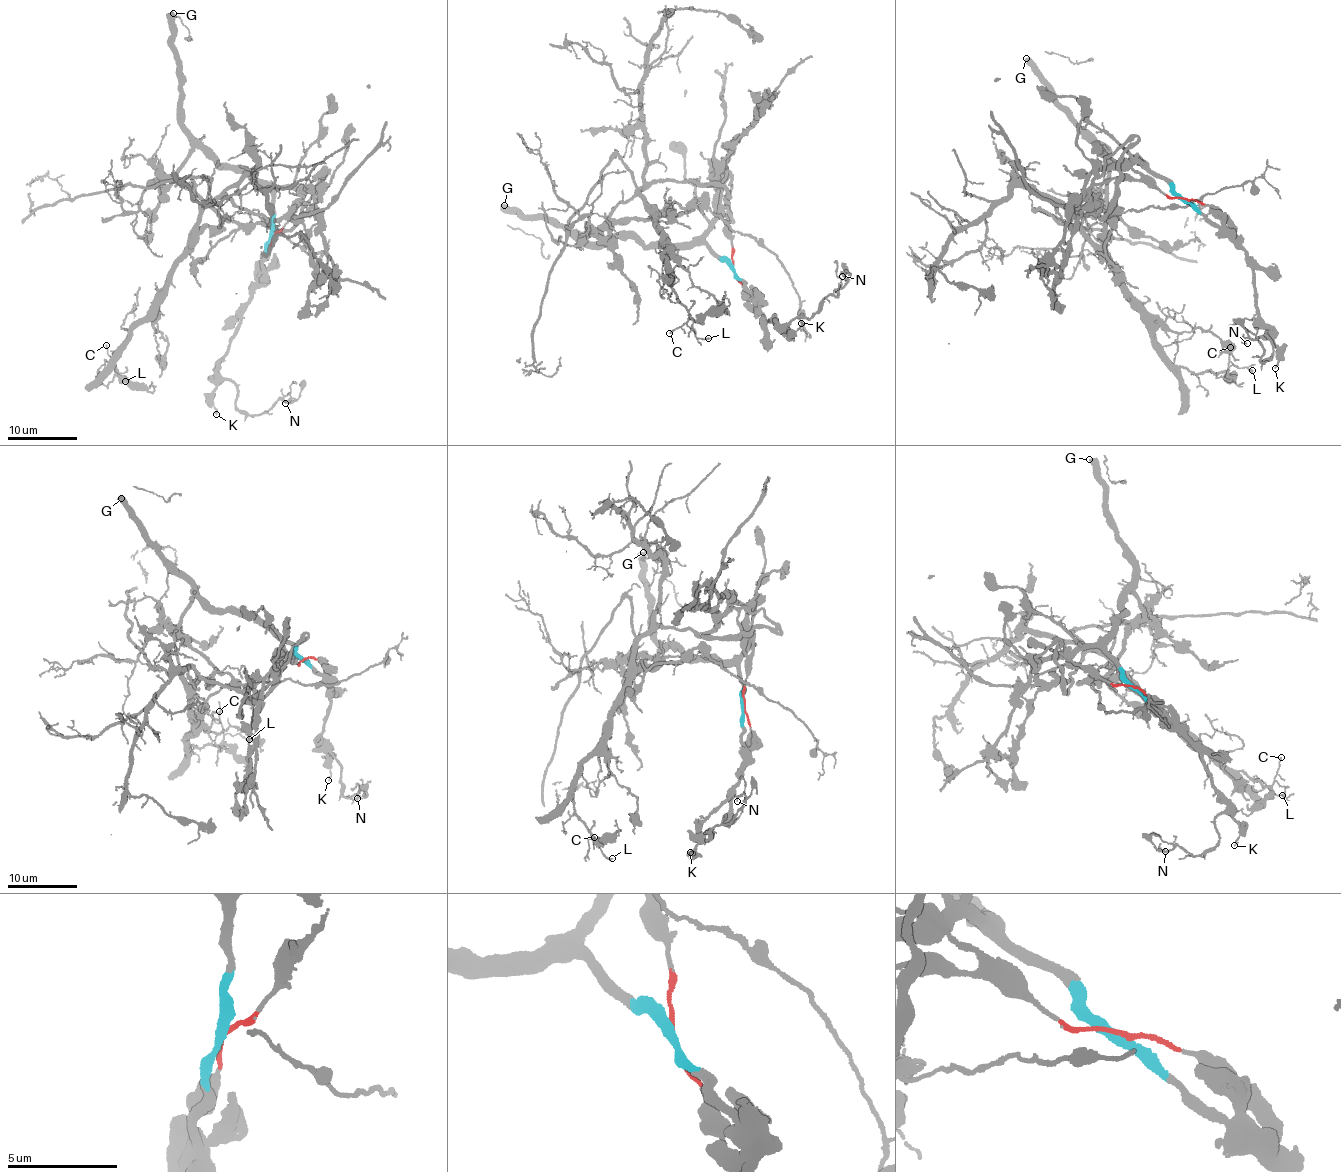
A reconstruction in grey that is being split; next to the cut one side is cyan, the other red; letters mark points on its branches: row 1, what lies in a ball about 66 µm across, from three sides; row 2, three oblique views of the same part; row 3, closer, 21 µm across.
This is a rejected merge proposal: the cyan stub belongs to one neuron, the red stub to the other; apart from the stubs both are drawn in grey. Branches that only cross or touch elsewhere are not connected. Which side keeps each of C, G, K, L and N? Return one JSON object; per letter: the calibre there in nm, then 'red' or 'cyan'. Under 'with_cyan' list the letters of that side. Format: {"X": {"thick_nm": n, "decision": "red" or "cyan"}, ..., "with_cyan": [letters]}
{"C": {"thick_nm": 90, "decision": "red"}, "G": {"thick_nm": 550, "decision": "cyan"}, "K": {"thick_nm": 150, "decision": "cyan"}, "L": {"thick_nm": 130, "decision": "red"}, "N": {"thick_nm": 200, "decision": "cyan"}, "with_cyan": ["G", "K", "N"]}

